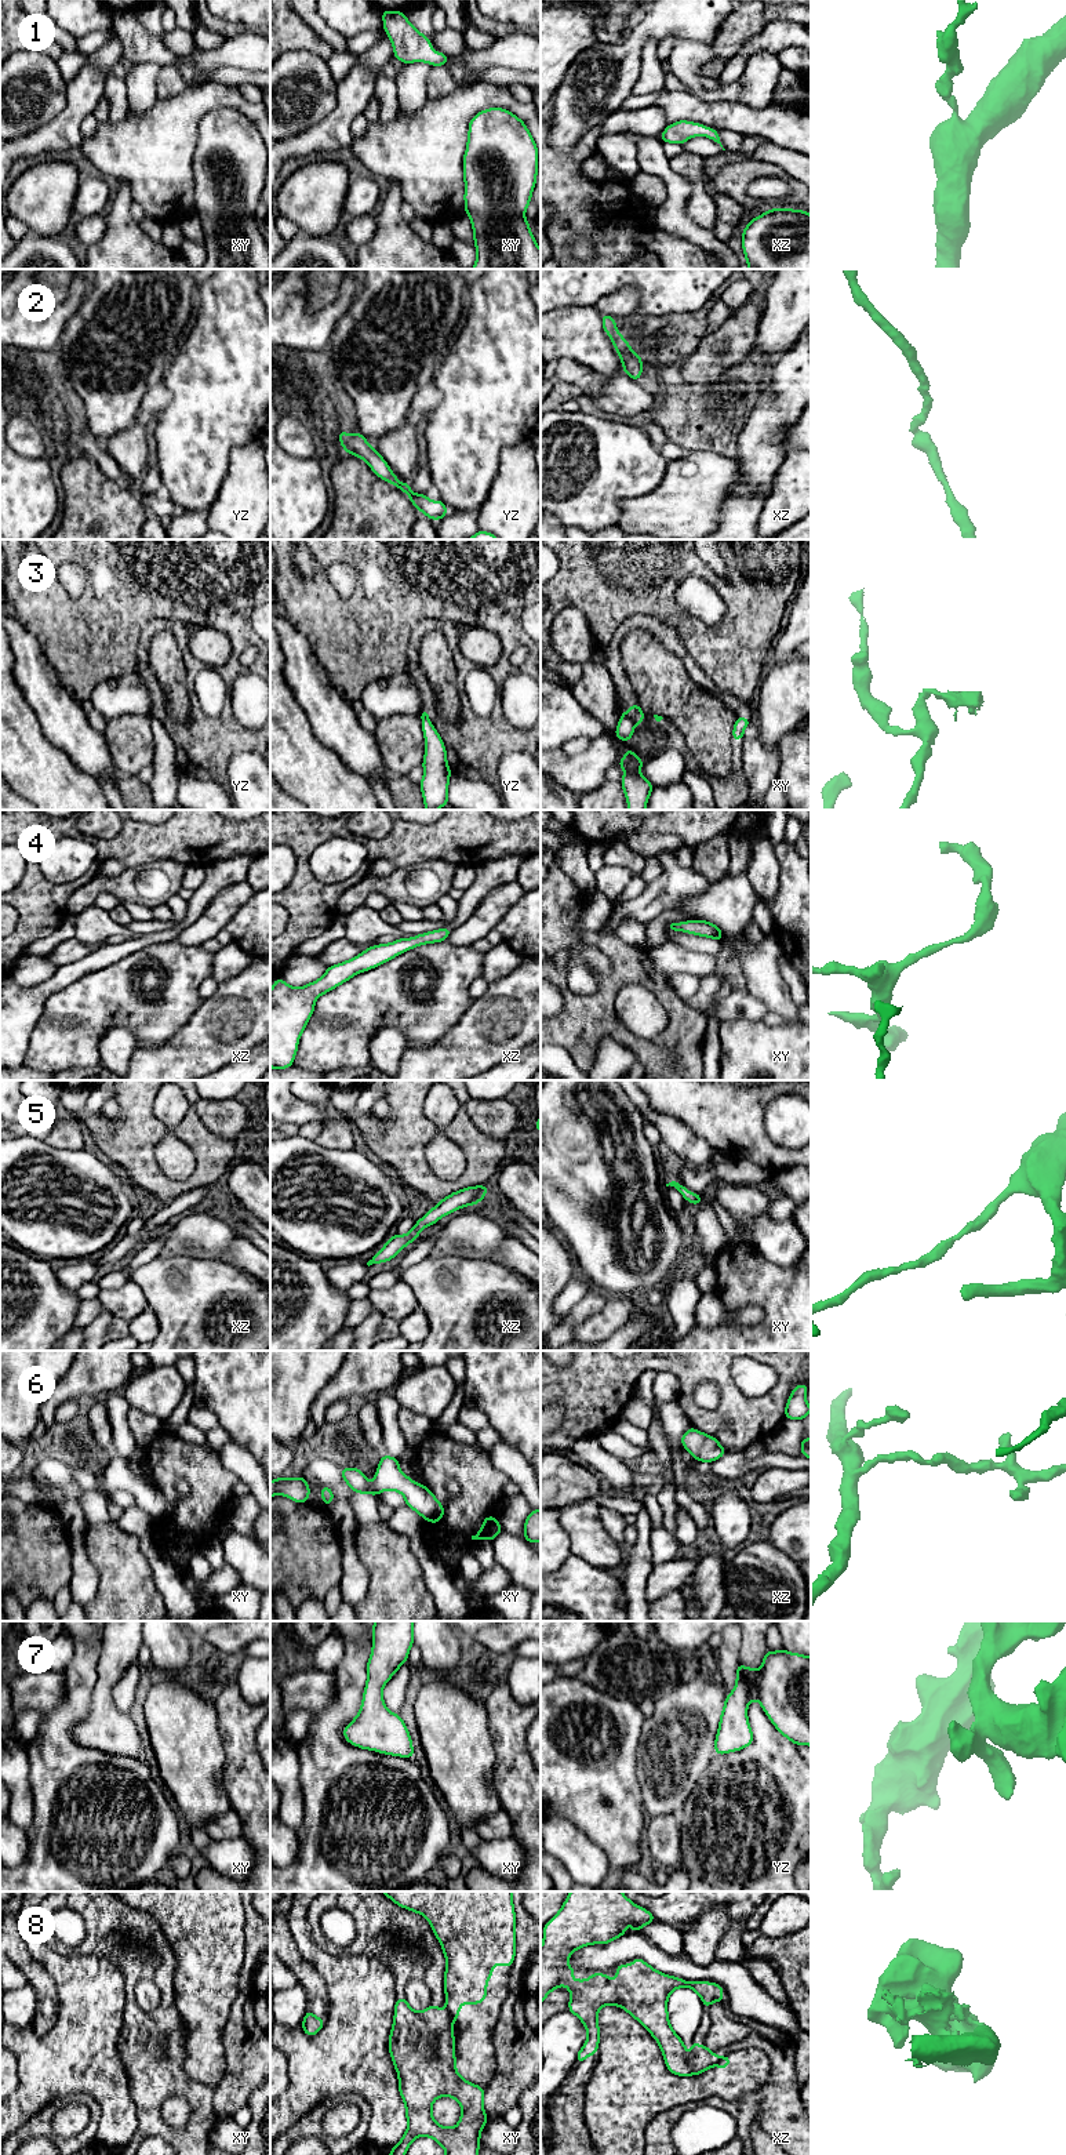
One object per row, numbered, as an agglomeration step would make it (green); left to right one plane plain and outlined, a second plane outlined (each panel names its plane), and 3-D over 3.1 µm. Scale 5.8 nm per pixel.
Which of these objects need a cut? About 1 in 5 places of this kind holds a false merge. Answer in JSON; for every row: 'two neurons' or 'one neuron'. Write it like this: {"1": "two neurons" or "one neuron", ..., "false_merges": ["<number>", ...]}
{"1": "one neuron", "2": "one neuron", "3": "two neurons", "4": "one neuron", "5": "one neuron", "6": "one neuron", "7": "one neuron", "8": "two neurons", "false_merges": ["3", "8"]}

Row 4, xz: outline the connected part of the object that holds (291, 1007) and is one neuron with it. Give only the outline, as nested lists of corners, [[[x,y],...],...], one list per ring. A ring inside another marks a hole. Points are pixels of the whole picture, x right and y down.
[[[444,927],[414,938],[370,946],[352,960],[327,967],[321,978],[302,988],[292,988],[277,977],[270,989],[270,1068],[285,1069],[294,1064],[298,1040],[319,996],[418,945],[443,942],[451,931]]]

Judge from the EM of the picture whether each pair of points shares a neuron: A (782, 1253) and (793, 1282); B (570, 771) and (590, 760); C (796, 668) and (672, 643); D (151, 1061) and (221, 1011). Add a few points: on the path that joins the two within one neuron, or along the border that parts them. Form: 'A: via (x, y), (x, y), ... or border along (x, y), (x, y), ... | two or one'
A: border along (757, 1250), (777, 1264), (796, 1265) | two
B: via (575, 771), (585, 766) | one
C: border along (768, 665), (756, 693) | two
D: via (168, 1061), (203, 1029) | one

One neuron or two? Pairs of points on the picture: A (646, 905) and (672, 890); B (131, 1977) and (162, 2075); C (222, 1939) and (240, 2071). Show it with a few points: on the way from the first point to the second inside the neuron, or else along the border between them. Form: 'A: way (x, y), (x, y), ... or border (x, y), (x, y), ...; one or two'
A: way (652, 901), (665, 894); one
B: way (131, 2002), (134, 2045), (139, 2050); one
C: border (240, 1974), (237, 1995), (221, 2037); two

